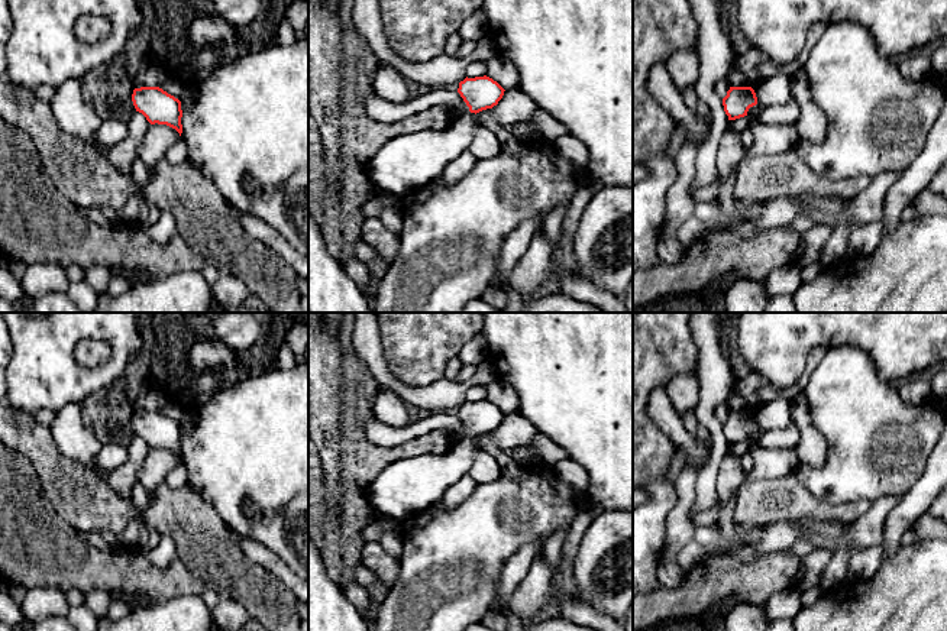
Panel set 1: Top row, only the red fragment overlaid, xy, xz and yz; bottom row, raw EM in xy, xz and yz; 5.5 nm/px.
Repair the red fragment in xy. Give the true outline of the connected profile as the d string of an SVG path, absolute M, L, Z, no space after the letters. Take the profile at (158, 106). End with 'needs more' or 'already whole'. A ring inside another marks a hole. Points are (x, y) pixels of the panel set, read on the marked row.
M159 87L135 88L132 101L136 111L142 113L151 124L167 124L182 133L181 101Z; already whole

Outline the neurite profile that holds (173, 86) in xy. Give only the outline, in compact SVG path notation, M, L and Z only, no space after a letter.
M171 74L161 81L159 88L174 96L175 98L181 98L184 81L172 77Z

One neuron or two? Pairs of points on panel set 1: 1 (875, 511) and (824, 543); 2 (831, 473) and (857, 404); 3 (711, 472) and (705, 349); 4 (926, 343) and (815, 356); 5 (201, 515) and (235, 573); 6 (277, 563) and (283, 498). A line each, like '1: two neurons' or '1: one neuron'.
1: one neuron
2: one neuron
3: one neuron
4: two neurons
5: one neuron
6: two neurons

